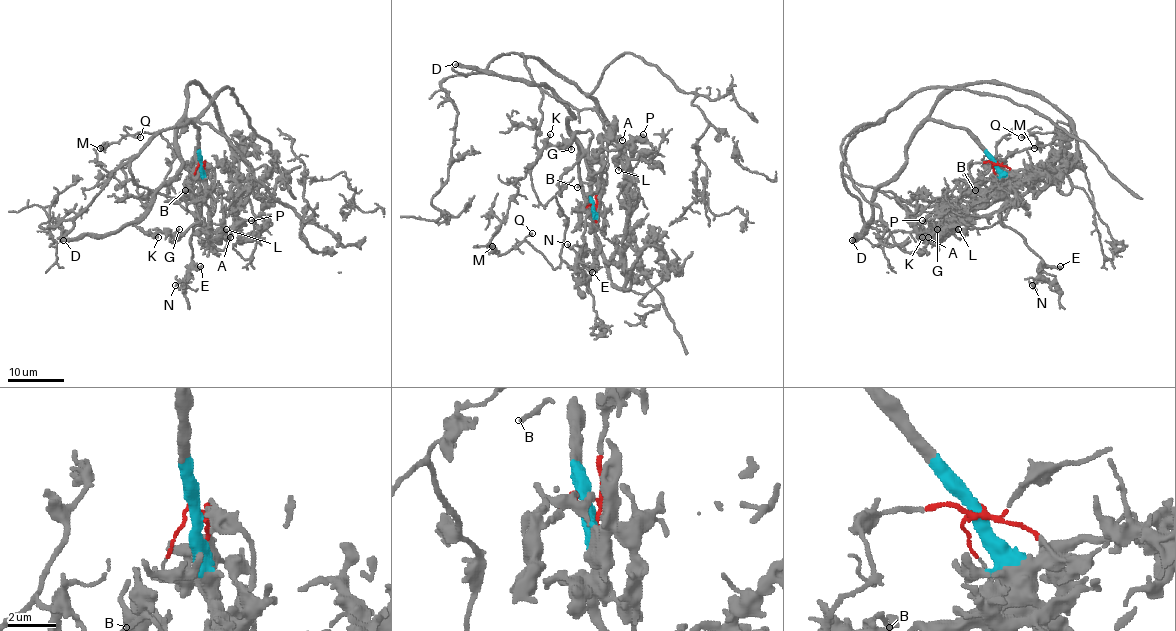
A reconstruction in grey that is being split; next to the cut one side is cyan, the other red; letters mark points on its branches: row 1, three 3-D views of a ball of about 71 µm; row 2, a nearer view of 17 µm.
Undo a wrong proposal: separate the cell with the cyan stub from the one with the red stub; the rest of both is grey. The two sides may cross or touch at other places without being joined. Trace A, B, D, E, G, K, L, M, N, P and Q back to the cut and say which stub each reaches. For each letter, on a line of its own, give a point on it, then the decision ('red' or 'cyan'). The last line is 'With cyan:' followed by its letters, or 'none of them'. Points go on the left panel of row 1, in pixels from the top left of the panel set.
A: place (230, 237); cyan
B: place (185, 190); cyan
D: place (63, 240); cyan
E: place (200, 266); cyan
G: place (179, 229); cyan
K: place (158, 237); cyan
L: place (226, 229); cyan
M: place (100, 148); red
N: place (175, 285); cyan
P: place (251, 220); cyan
Q: place (140, 137); red
With cyan: A, B, D, E, G, K, L, N, P

